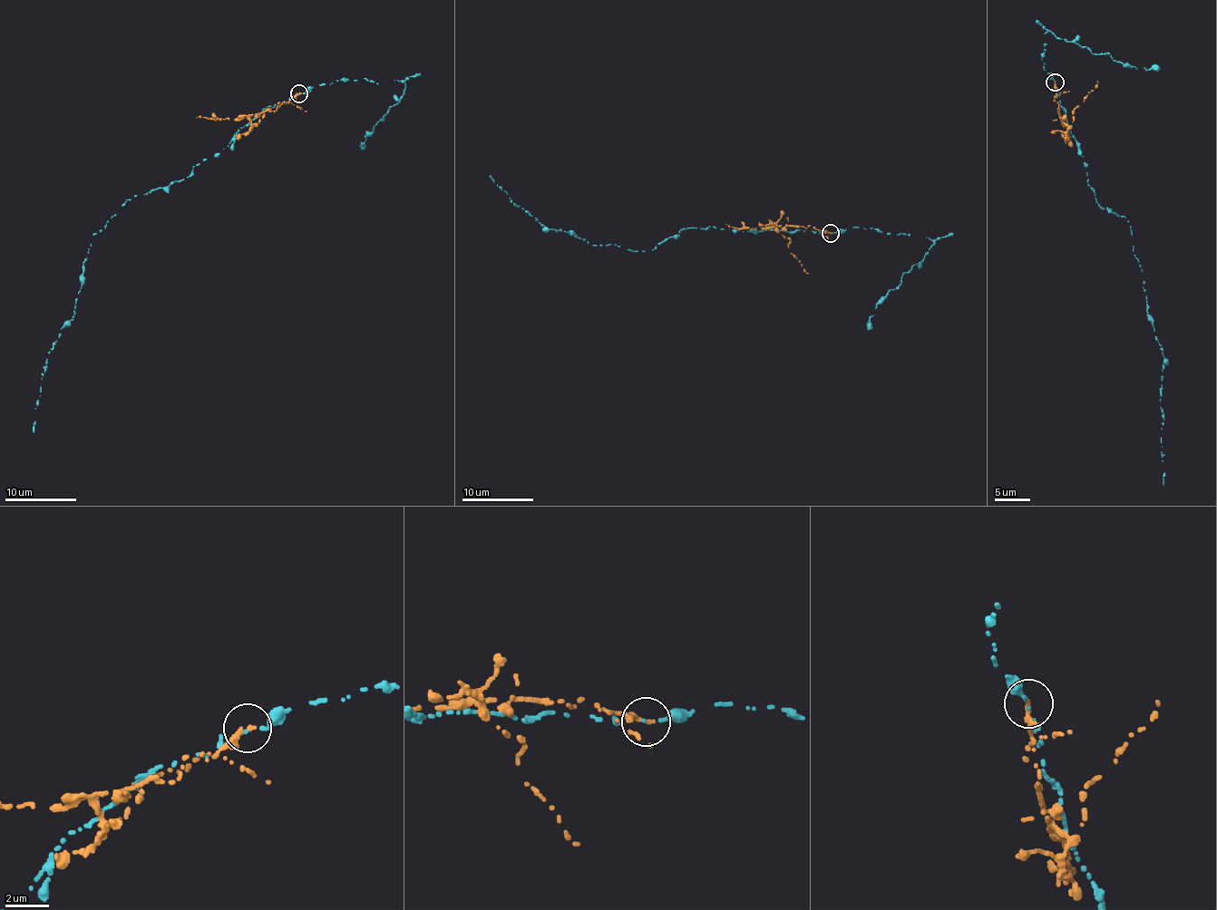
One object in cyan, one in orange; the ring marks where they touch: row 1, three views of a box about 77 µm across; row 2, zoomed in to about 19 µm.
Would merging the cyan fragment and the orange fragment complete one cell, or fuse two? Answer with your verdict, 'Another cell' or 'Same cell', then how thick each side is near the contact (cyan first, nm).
Another cell. Thickness 100 nm (cyan) against 240 nm

